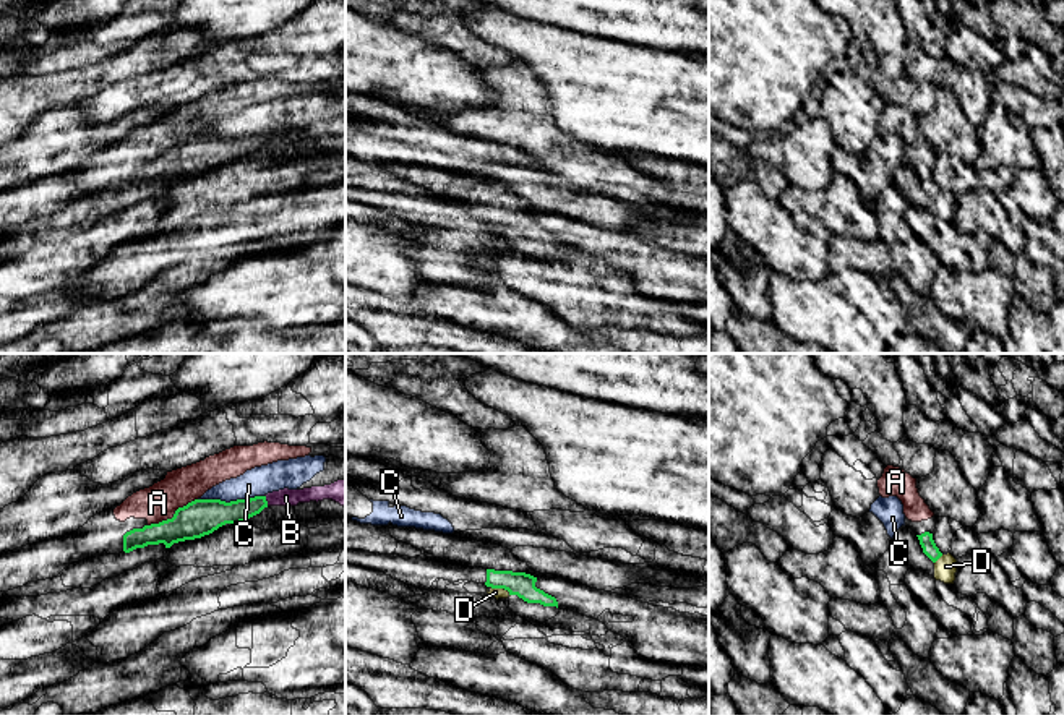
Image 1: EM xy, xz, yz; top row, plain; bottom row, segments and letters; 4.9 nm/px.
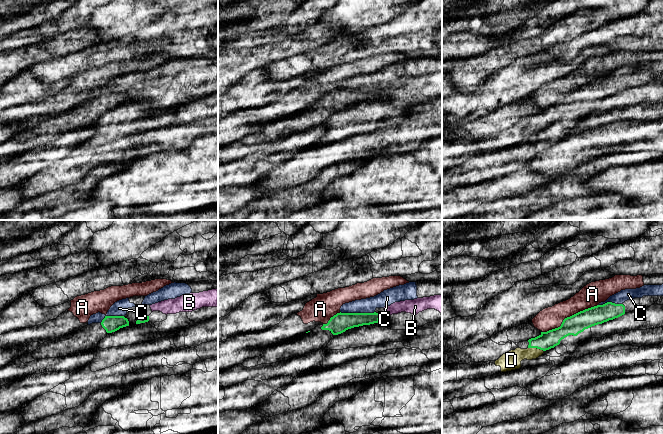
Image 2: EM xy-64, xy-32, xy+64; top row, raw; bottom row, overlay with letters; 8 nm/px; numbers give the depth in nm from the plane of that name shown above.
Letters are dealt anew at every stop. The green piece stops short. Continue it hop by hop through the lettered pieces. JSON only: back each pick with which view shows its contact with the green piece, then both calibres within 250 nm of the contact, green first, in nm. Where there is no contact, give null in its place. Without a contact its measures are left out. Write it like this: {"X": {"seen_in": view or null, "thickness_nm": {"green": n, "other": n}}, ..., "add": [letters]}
{"D": {"seen_in": "xz", "thickness_nm": {"green": 120, "other": 50}}, "add": ["D"]}

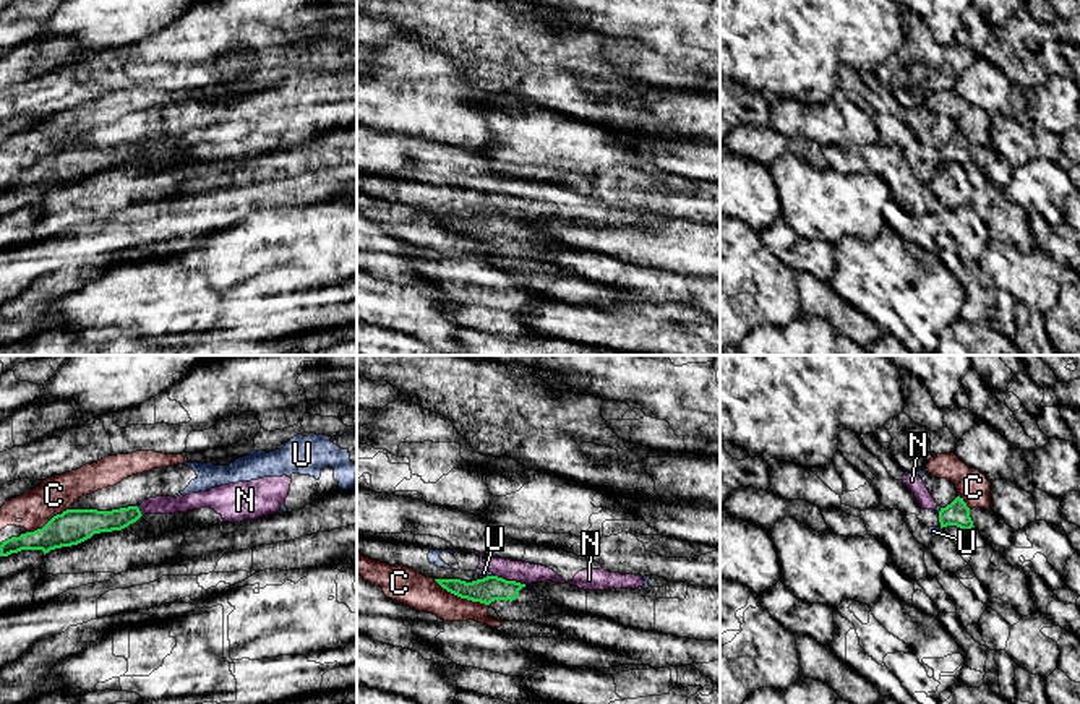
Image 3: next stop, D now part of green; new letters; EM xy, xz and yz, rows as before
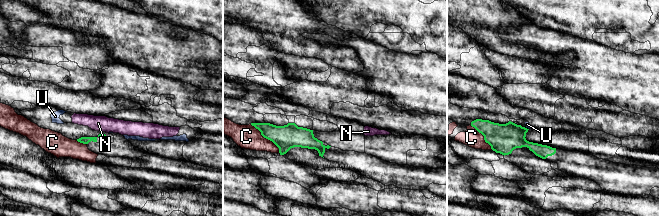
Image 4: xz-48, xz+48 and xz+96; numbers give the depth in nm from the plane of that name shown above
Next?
{"add": []}

